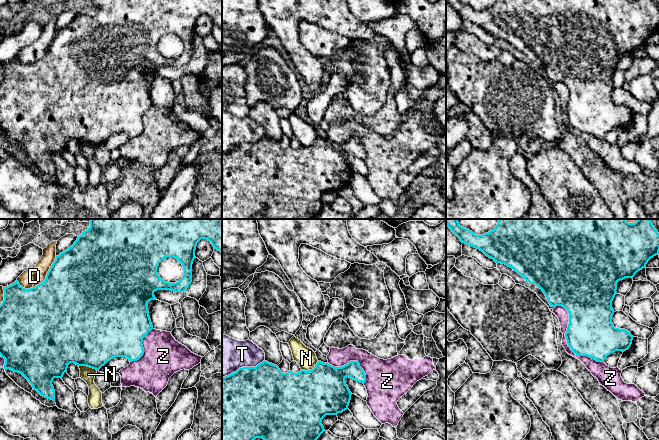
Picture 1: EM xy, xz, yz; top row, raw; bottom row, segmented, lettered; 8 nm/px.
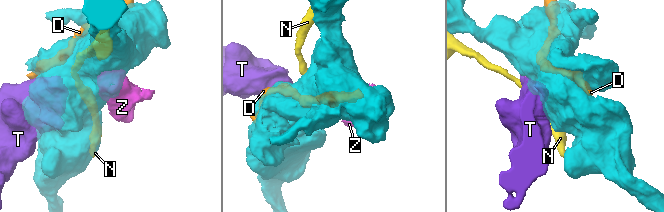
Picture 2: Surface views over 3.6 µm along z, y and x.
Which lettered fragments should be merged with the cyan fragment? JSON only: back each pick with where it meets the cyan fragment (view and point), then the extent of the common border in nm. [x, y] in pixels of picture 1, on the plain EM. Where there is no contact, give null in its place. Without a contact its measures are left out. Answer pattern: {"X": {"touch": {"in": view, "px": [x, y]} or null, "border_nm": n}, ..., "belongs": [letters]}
{"belongs": []}

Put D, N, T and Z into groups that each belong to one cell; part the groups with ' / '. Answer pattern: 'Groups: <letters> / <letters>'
Groups: D / N / T / Z

